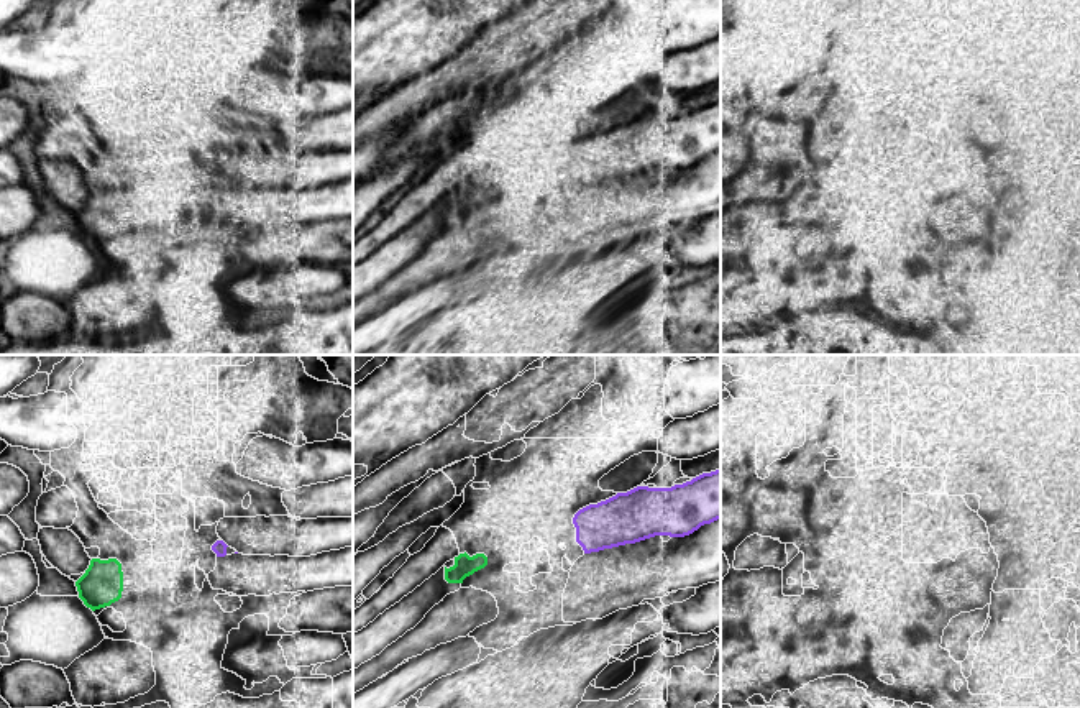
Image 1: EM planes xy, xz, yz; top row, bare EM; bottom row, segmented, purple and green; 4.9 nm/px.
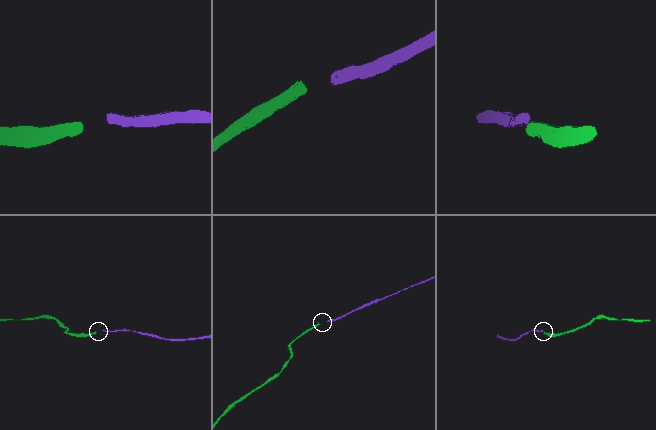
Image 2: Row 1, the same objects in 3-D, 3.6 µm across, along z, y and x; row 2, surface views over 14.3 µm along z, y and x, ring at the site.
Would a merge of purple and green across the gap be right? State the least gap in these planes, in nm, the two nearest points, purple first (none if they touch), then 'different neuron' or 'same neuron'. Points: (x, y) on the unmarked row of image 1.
440 nm apart; from purple across xz (576, 173), (486, 189); same neuron

